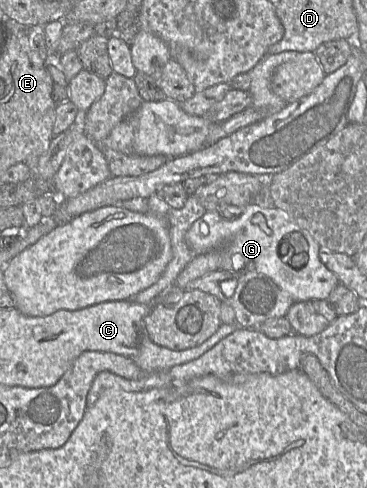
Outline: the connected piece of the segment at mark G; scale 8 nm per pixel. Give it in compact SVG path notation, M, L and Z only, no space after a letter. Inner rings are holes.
M251 202L244 208L230 206L223 212L223 215L217 211L206 211L187 230L185 241L193 255L218 251L221 255L220 270L235 271L239 274L256 271L267 276L282 291L286 292L293 302L327 300L334 287L340 283L337 276L321 262L320 246L311 234L292 221L282 210L275 207L264 208ZM293 251L299 256L306 257L306 263L300 268L292 267L297 266L297 258L292 256Z

